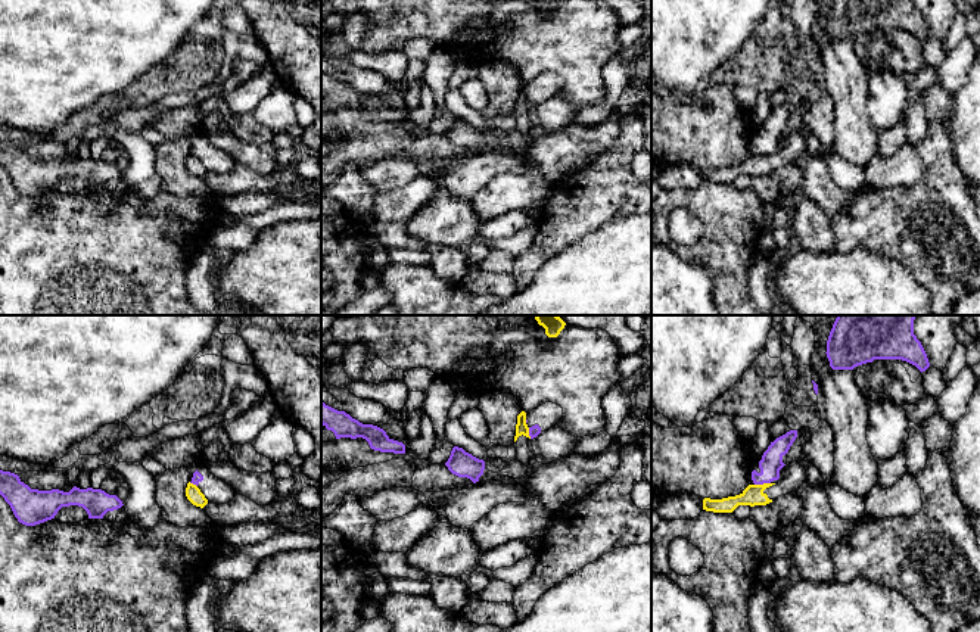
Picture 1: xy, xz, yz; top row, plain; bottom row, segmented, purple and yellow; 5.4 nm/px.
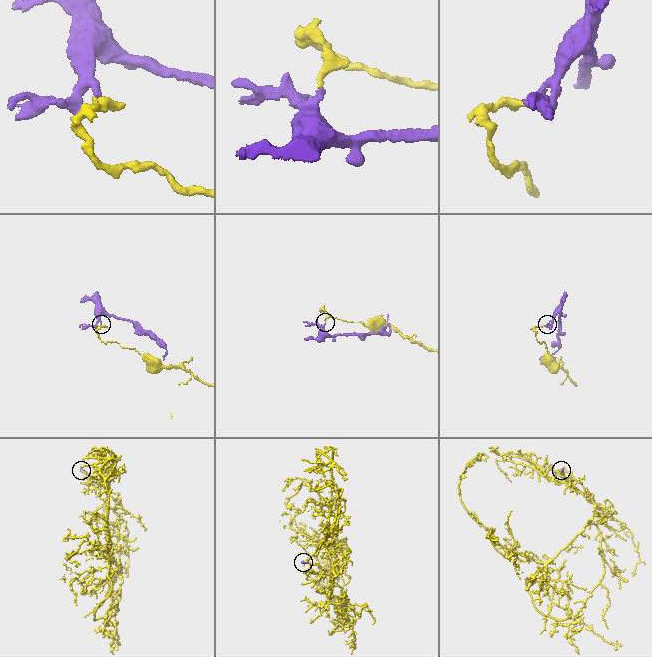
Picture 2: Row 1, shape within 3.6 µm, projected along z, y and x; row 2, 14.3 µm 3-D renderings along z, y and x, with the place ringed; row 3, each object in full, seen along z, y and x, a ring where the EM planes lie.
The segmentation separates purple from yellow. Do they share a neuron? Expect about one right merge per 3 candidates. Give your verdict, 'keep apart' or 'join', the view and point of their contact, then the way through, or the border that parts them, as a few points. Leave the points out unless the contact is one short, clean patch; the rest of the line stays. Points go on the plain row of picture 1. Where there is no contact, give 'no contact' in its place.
join; contact yz (762, 153); way yz (771, 133), (762, 153), (752, 165)

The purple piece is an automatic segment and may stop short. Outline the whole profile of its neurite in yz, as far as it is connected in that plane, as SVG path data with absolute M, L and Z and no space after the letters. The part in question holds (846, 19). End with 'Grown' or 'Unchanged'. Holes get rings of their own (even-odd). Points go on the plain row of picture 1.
M831 0L825 24L833 40L853 40L874 29L902 29L921 43L930 37L914 0Z. Unchanged

